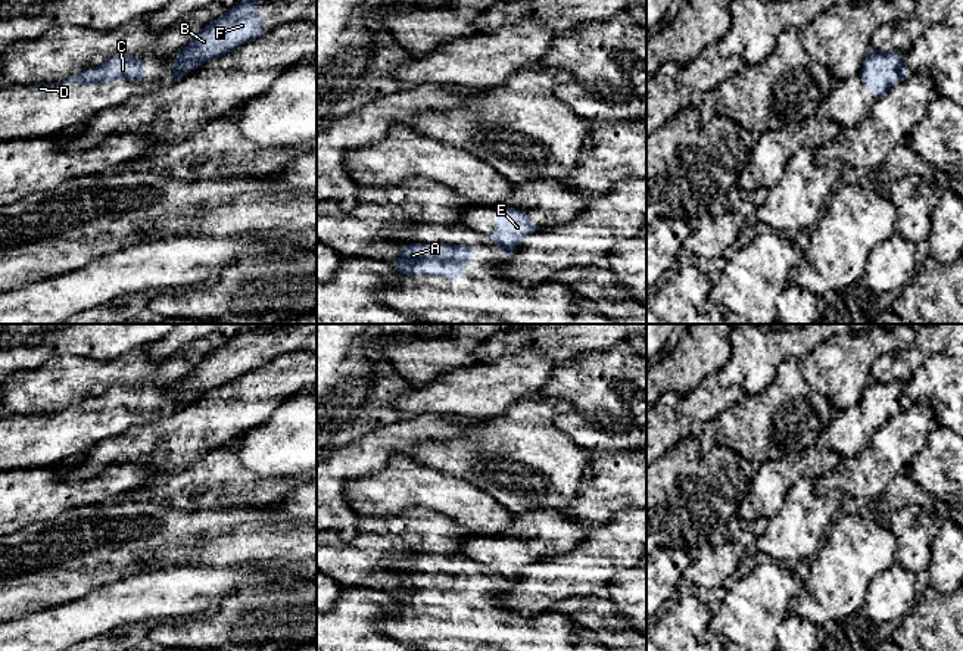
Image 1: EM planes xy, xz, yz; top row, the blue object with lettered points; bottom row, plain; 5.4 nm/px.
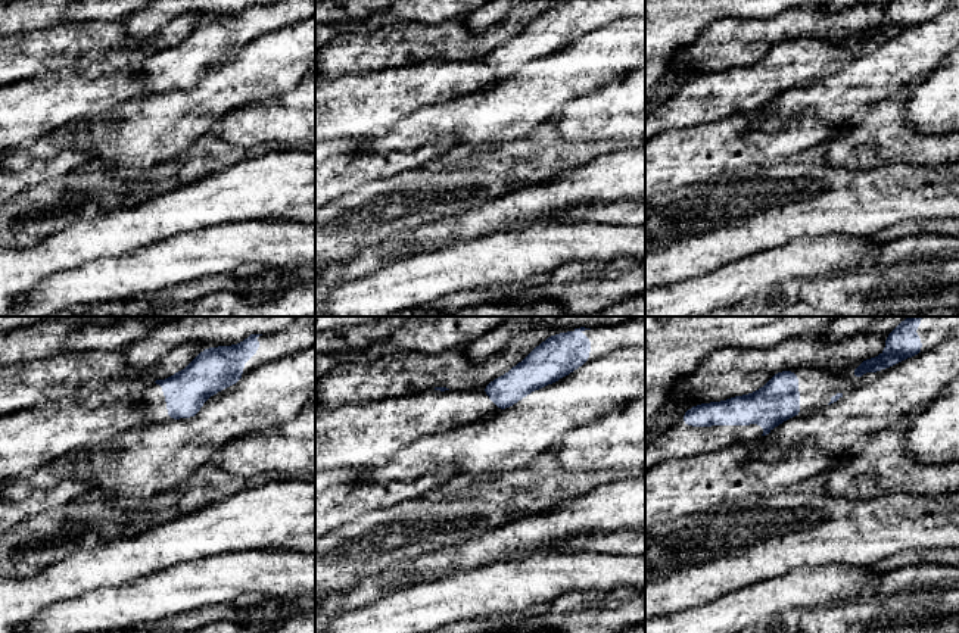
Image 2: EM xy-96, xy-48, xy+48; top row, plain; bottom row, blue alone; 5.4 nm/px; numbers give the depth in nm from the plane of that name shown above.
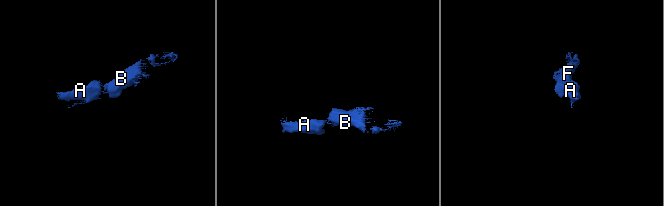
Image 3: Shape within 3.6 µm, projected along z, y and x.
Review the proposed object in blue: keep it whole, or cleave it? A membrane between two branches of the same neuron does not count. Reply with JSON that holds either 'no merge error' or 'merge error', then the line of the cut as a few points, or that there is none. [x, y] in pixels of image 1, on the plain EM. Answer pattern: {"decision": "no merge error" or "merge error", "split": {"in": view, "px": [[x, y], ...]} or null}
{"decision": "merge error", "split": {"in": "xy", "px": [[178, 396], [183, 402], [177, 408]]}}

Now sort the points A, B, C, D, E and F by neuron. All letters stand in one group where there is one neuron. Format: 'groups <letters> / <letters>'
groups A C D / B E F

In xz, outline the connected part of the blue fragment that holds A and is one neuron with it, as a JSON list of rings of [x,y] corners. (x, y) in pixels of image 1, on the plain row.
[[[411,573],[401,577],[402,589],[390,595],[401,605],[439,605],[451,610],[464,605],[464,595],[476,585],[474,574]]]

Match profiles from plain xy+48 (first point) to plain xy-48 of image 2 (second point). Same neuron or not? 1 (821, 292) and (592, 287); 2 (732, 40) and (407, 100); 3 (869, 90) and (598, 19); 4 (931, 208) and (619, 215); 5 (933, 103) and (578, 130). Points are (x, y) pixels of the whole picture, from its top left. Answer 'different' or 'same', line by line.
1: same
2: different
3: different
4: same
5: same

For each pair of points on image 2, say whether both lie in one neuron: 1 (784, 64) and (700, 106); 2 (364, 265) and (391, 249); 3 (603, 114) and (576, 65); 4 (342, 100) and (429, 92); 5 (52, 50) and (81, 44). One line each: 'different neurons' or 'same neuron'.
1: same neuron
2: same neuron
3: different neurons
4: same neuron
5: same neuron

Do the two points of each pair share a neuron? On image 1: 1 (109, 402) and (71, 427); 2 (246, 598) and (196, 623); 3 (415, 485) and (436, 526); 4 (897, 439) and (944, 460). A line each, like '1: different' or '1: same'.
1: same
2: same
3: different
4: different

